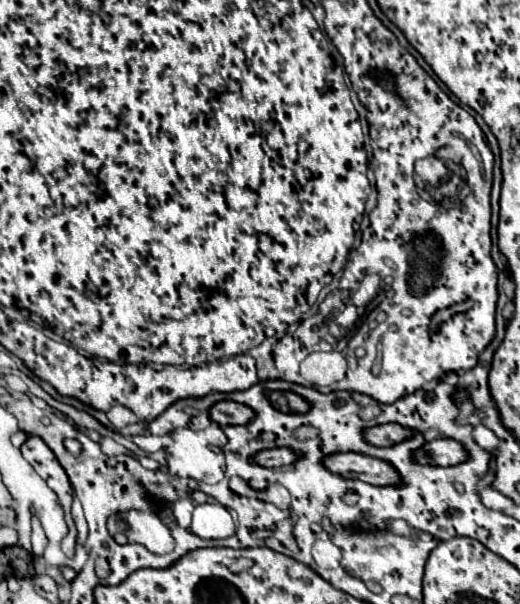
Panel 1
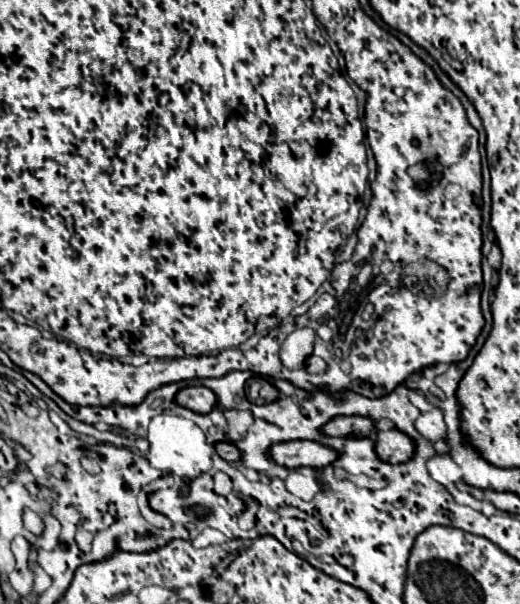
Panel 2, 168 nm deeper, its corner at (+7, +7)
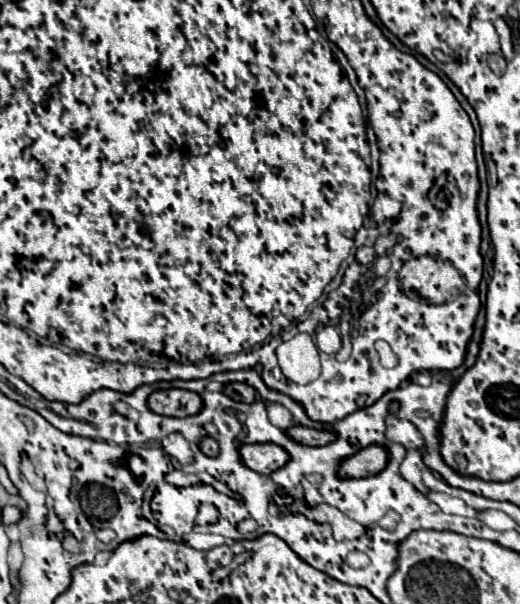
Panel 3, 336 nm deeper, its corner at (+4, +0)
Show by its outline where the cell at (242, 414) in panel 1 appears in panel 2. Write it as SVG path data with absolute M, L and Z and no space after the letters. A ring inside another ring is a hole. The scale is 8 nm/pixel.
M188 386L178 390L174 402L198 414L208 414L208 410L212 410L212 406L216 404L216 396L206 386Z

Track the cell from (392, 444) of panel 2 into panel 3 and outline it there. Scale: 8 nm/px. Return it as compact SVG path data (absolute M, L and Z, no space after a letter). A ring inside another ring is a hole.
M369 445L367 449L361 449L353 457L345 459L341 463L341 477L369 477L375 473L381 473L387 467L387 449L381 445Z

